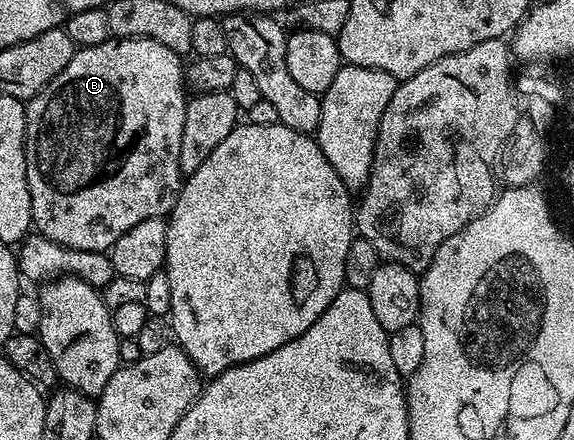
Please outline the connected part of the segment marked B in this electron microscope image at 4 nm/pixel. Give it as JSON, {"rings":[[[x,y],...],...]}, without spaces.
{"rings":[[[111,38],[100,46],[78,48],[72,62],[68,62],[68,66],[64,66],[64,70],[60,70],[60,74],[52,78],[50,85],[26,104],[26,177],[30,191],[30,219],[33,227],[52,242],[62,244],[68,249],[109,253],[114,243],[124,234],[128,234],[132,226],[153,216],[165,217],[169,214],[178,200],[178,193],[182,191],[184,183],[180,170],[180,134],[184,134],[187,99],[183,57],[168,50],[168,46],[160,46],[160,42],[152,42],[148,38],[139,40]]]}

